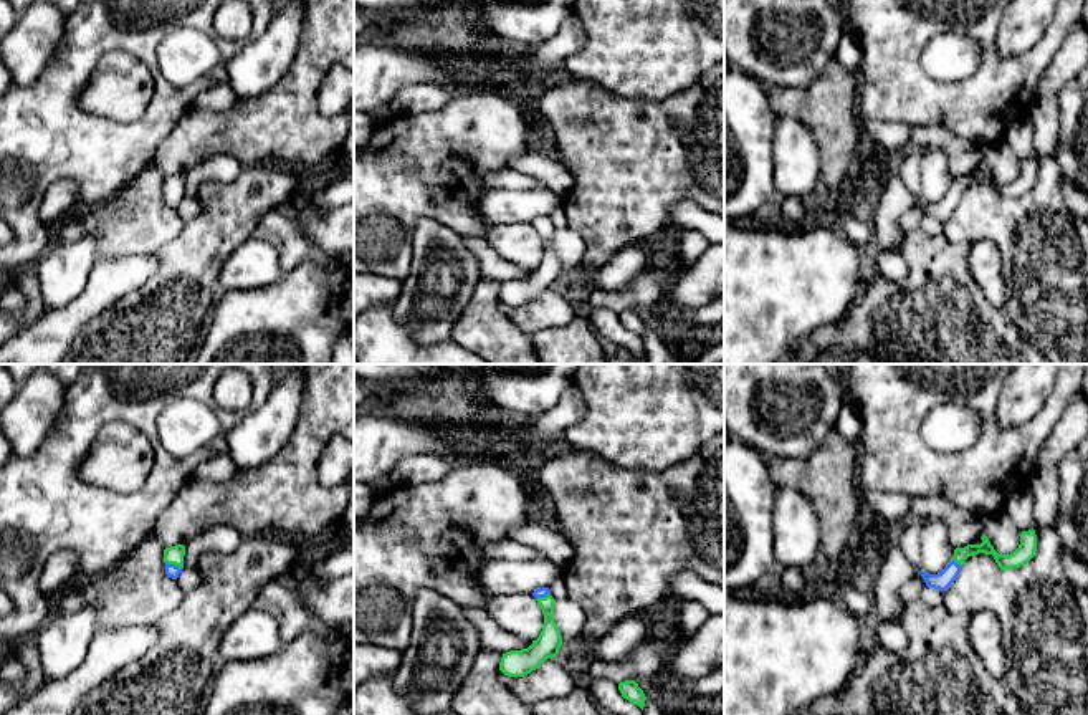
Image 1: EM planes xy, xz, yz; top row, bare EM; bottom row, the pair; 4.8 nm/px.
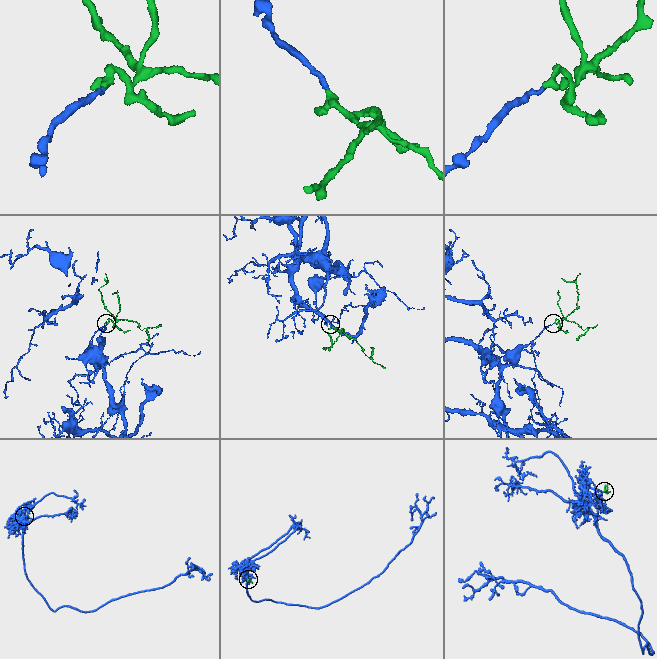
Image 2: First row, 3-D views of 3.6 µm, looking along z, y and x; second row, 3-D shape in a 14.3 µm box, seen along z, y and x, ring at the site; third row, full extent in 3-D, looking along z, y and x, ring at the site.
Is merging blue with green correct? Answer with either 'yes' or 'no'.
yes

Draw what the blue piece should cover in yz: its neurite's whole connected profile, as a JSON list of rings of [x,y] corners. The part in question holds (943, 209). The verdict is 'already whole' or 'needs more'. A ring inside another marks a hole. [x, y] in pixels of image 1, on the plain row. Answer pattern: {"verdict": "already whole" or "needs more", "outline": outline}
{"verdict": "needs more", "outline": [[[1033,157],[1020,162],[1020,174],[1010,184],[999,184],[990,174],[989,167],[982,164],[981,174],[967,174],[964,177],[956,177],[952,190],[941,202],[938,204],[929,204],[923,200],[918,202],[923,205],[928,217],[946,220],[956,210],[956,207],[961,202],[961,195],[969,185],[979,182],[992,184],[999,197],[1005,200],[1027,194],[1035,185],[1035,180],[1037,180],[1037,164]]]}

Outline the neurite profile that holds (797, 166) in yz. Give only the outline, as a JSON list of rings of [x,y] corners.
[[[780,116],[774,126],[774,190],[789,199],[818,197],[822,157],[812,132],[797,119]]]

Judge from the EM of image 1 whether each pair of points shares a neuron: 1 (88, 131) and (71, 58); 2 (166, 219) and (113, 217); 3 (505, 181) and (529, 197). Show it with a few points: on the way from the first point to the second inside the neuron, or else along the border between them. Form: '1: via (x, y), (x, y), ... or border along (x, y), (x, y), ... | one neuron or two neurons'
1: via (70, 113), (70, 76) | one neuron
2: via (152, 219), (126, 219) | one neuron
3: border along (539, 186), (486, 189) | two neurons

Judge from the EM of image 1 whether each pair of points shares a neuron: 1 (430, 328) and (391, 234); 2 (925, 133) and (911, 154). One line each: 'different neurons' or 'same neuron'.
1: different neurons
2: different neurons

